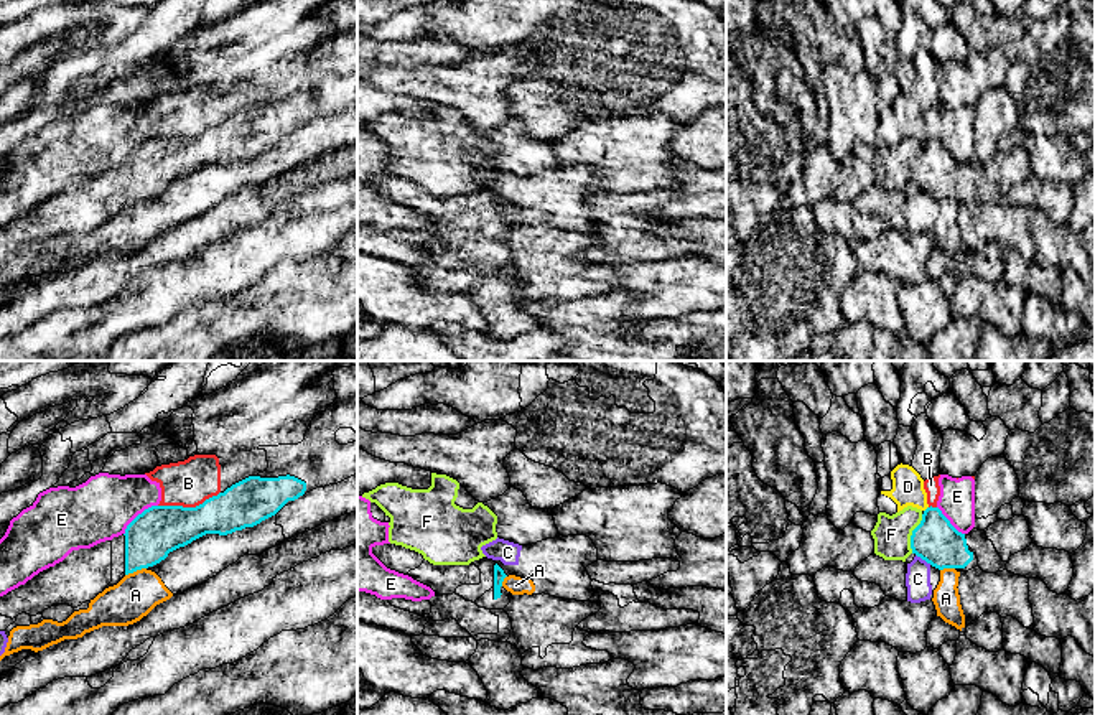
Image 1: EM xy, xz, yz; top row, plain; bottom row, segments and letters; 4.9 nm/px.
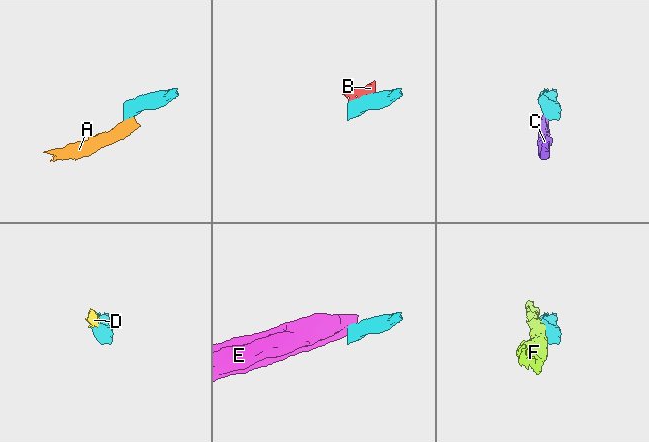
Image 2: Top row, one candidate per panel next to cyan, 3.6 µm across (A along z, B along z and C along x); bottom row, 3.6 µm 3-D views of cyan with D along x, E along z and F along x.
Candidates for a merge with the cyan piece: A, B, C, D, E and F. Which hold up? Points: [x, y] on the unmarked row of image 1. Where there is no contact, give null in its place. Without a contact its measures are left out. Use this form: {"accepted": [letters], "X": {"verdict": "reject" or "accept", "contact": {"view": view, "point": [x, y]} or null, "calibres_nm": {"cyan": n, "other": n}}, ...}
{"accepted": ["D"], "A": {"verdict": "reject", "contact": {"view": "xy", "point": [135, 201]}, "calibres_nm": {"cyan": 240, "other": 220}}, "B": {"verdict": "reject", "contact": {"view": "xy", "point": [188, 139]}, "calibres_nm": {"cyan": 240, "other": 220}}, "C": {"verdict": "reject", "contact": {"view": "yz", "point": [924, 190]}, "calibres_nm": {"cyan": 220, "other": 130}}, "D": {"verdict": "accept", "contact": {"view": "yz", "point": [926, 140]}, "calibres_nm": {"cyan": 220, "other": 160}}, "E": {"verdict": "reject", "contact": {"view": "xy", "point": [137, 147]}, "calibres_nm": {"cyan": 240, "other": 300}}, "F": {"verdict": "reject", "contact": {"view": "yz", "point": [913, 165]}, "calibres_nm": {"cyan": 220, "other": 180}}}

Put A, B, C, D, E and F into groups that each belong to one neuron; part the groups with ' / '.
A C / B E / D / F

